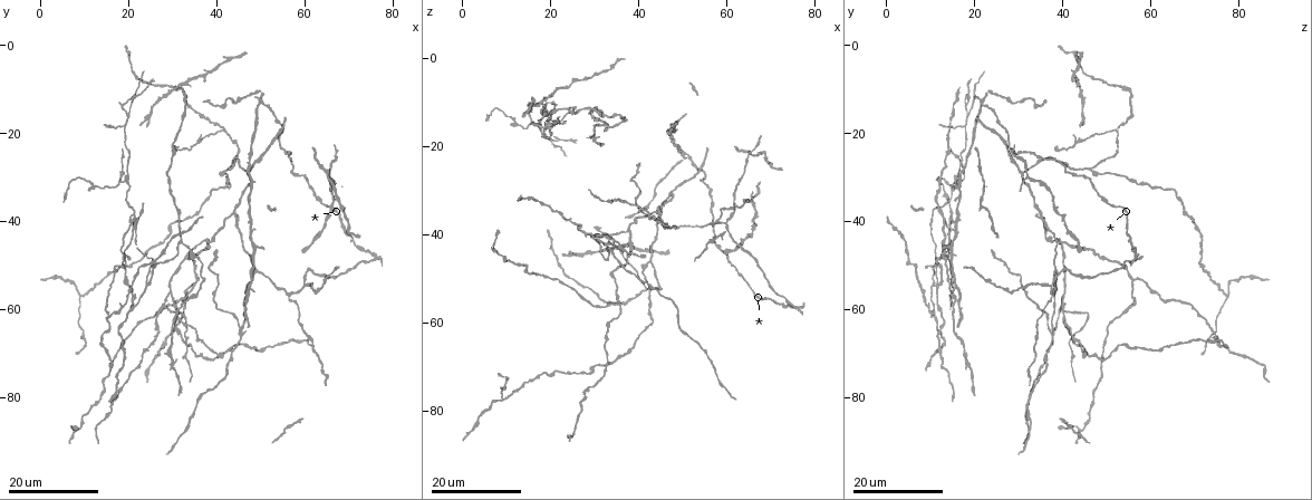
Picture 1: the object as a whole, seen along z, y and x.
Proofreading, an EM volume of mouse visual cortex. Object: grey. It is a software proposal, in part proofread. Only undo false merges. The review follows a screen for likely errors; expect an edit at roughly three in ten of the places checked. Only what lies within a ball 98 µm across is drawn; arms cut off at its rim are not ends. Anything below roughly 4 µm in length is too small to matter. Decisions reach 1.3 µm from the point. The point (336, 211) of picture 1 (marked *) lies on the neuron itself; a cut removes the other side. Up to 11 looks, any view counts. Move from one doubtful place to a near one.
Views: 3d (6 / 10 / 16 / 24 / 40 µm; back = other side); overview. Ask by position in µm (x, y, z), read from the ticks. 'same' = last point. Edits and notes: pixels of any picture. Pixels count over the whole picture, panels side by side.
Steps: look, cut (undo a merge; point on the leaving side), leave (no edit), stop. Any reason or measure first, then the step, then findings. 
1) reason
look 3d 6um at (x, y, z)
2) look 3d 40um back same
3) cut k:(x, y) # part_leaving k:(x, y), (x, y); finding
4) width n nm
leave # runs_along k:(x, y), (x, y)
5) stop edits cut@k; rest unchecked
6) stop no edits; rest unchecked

two arms in line, one across
look 3d 16um at (29.5, 57.0, 40.5)

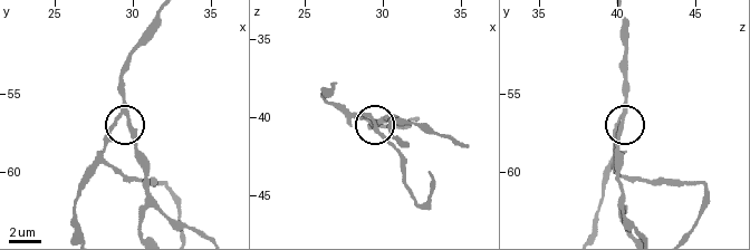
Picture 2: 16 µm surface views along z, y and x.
look 3d 10um at (29.4, 56.4, 40.4)

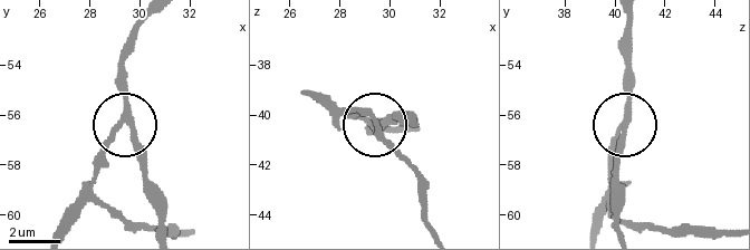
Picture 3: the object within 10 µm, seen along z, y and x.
arms 3
leave # all the same neuron

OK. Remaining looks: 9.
arms part here
look 3d 24um at (32.0, 44.0, 13.5)

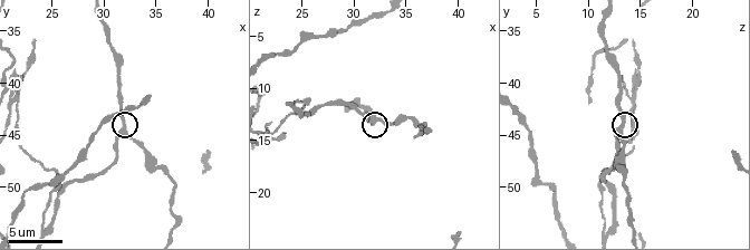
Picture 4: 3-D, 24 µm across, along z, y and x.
look 3d 10um at (31.6, 44.4, 13.0)

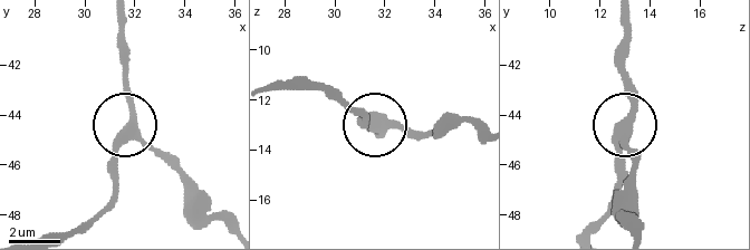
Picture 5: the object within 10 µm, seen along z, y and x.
arms 3
leave # continuous, no second neuron

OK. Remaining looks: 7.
three-way junction
look 3d 16um at (42.0, 19.5, 52.5)

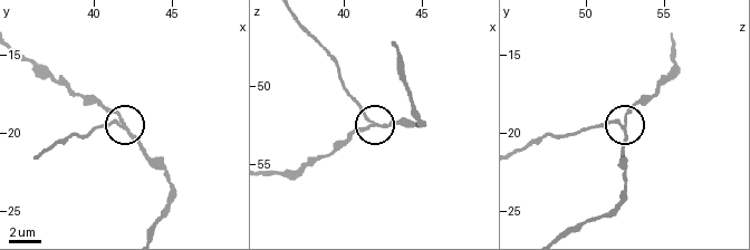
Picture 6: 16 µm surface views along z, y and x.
closer look
look 3d 10um at (41.8, 19.4, 52.4)

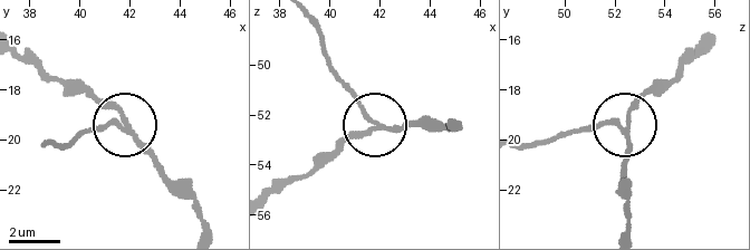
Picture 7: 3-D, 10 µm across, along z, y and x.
width 170 nm
leave # runs_along 7:(623, 231), (627, 135), (604, 123), (574, 130); continuous, no second neuron

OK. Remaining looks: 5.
two arms in line, one across
look 3d 24um at (35.0, 22.0, 42.5)

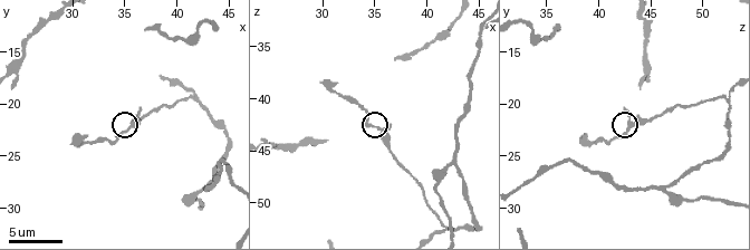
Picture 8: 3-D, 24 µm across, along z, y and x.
zoom in
look 3d 10um at (35.6, 22.4, 42.6)

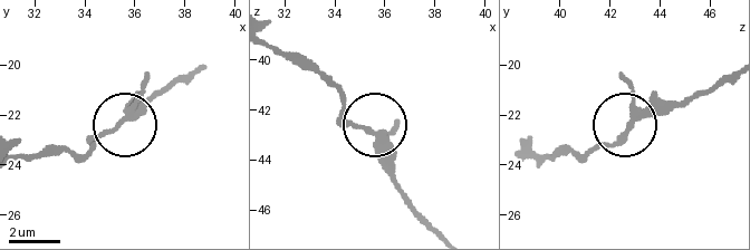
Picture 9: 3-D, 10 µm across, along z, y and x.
width 220 nm
leave # runs_along 9:(194, 69), (131, 112), (75, 161); all the same neuron

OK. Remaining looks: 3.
arms run side by side
look 3d 24um at (16.0, 61.5, 11.0)

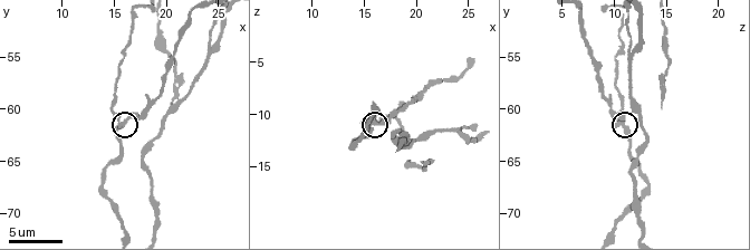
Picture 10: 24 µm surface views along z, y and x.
look 3d 10um at (15.8, 61.4, 10.8)

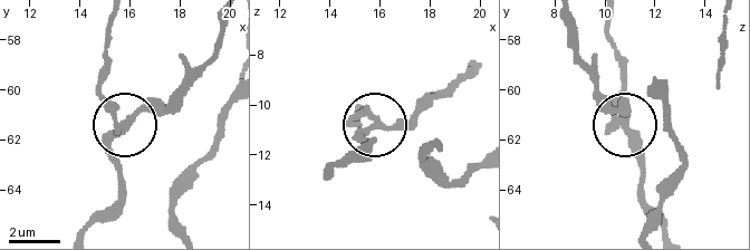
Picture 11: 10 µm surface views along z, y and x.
width 230 nm
cut 11:(99, 92) # two neurons meet here

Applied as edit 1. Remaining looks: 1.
stop edits cut@11; rest unchecked

